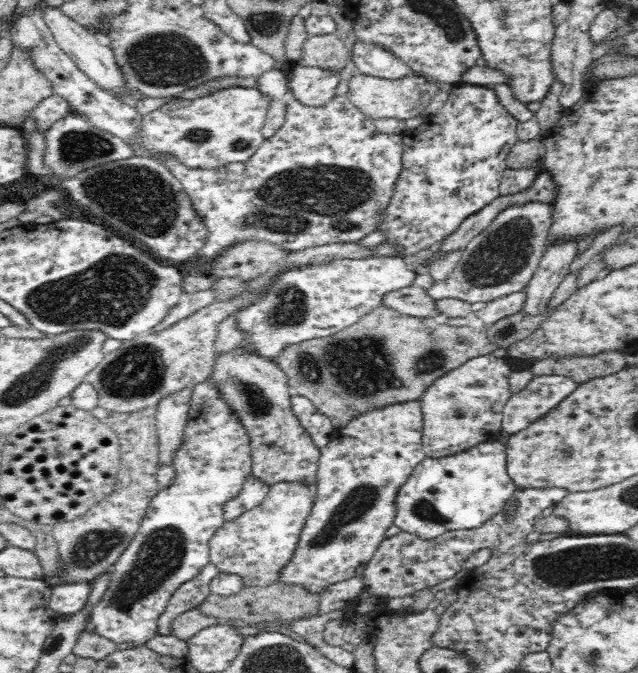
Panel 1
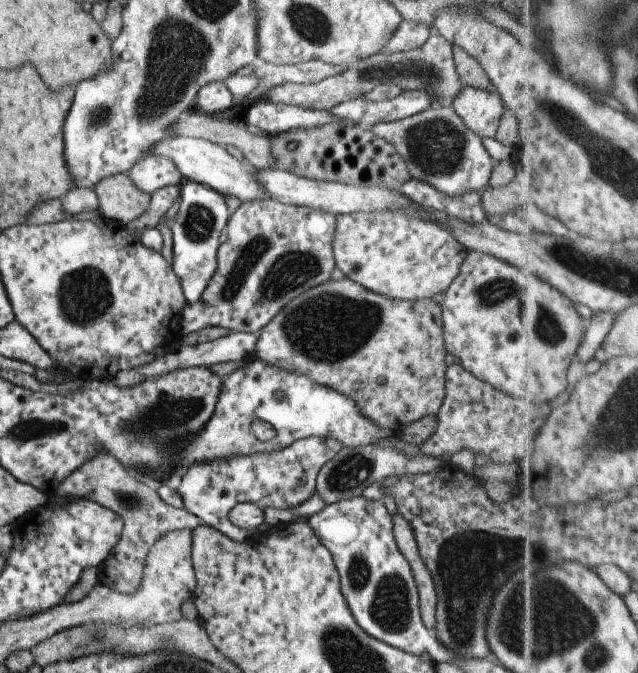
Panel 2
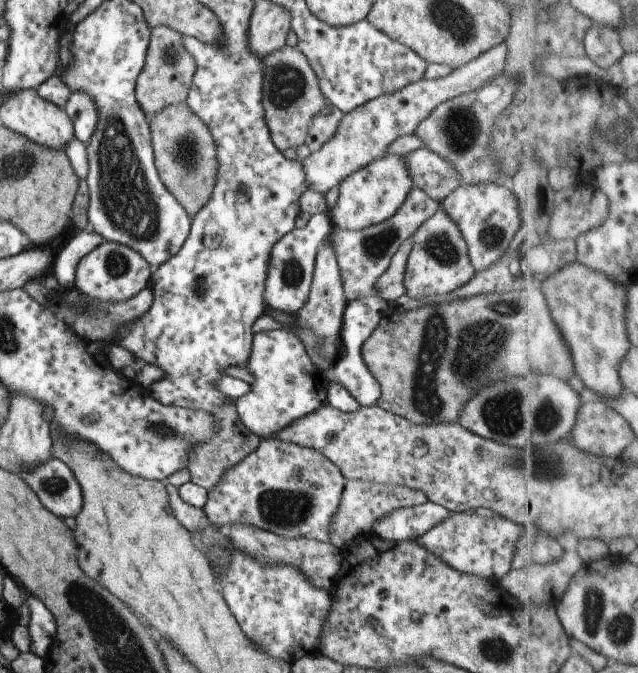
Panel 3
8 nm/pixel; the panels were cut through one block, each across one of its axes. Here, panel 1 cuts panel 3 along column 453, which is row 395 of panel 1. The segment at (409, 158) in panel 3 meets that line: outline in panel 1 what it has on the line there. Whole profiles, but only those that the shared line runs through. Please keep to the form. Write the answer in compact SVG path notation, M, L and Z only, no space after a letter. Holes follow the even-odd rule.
M192 389L173 392L155 406L158 433L158 462L160 466L170 466L176 450L180 448L183 432L188 422Z

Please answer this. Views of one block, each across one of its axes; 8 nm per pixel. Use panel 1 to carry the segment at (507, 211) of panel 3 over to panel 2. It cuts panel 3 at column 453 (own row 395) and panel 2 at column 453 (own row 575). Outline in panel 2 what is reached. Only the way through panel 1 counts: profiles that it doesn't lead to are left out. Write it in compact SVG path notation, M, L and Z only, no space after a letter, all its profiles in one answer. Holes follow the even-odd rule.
M446 98L413 116L374 124L370 132L393 144L404 158L412 179L426 182L446 196L460 196L487 188L495 162L482 145L480 136L454 112L452 101Z

